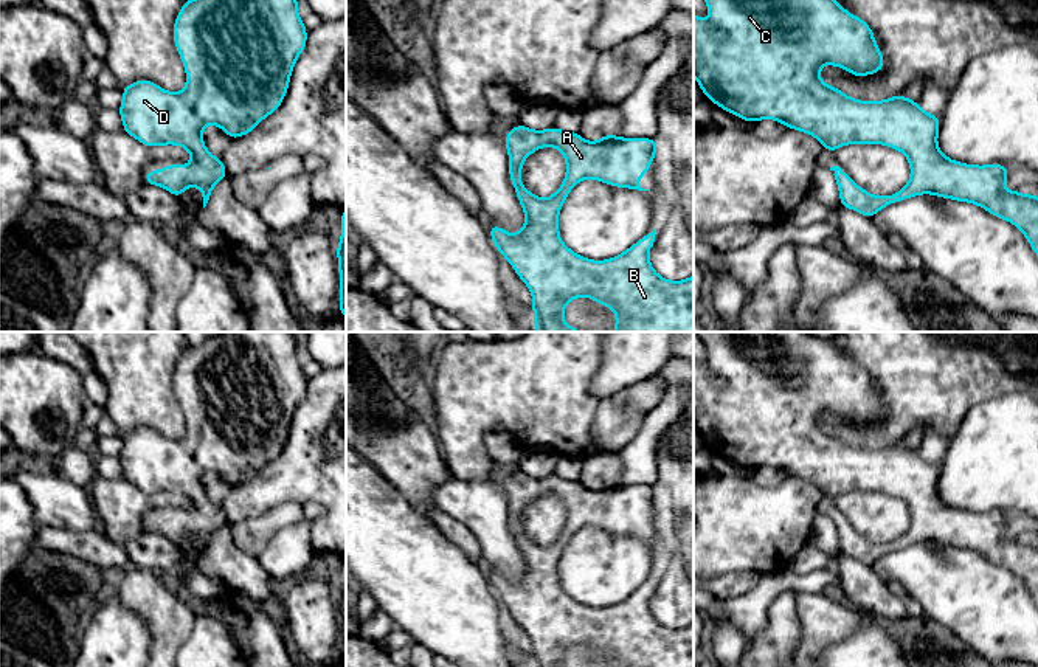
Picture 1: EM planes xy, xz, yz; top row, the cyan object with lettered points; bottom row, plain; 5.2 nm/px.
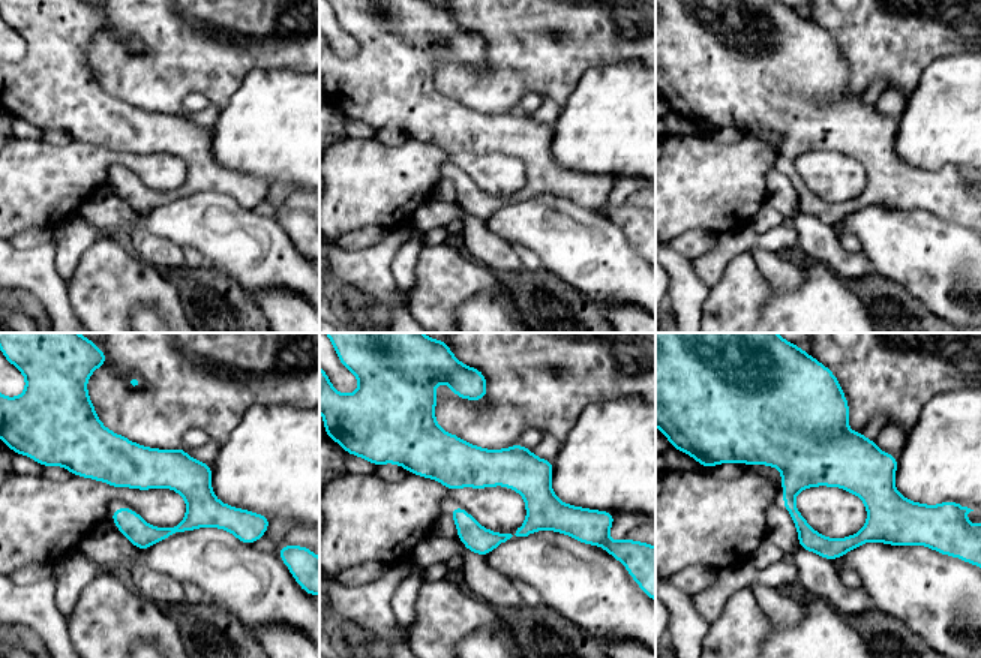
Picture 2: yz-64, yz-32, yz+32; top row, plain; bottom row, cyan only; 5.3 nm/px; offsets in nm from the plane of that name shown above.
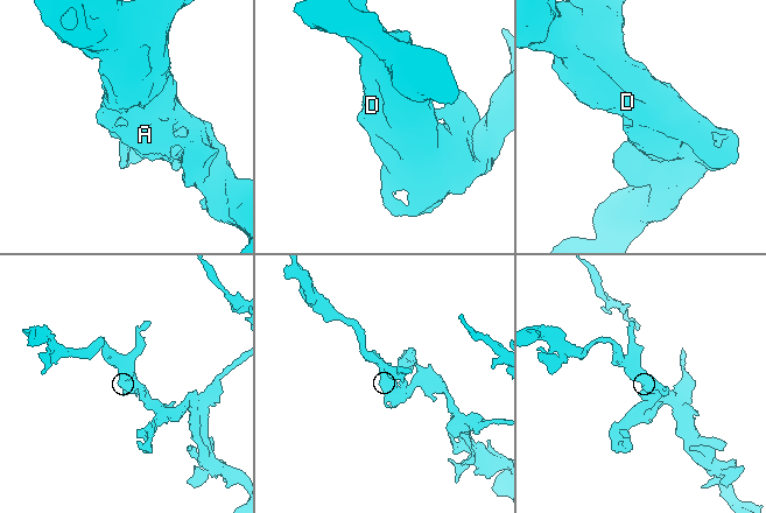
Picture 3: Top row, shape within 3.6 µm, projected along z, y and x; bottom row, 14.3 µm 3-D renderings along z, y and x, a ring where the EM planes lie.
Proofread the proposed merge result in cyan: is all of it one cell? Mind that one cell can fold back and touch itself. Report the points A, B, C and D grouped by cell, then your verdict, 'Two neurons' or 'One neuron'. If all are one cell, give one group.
Groups: A B C D. One neuron

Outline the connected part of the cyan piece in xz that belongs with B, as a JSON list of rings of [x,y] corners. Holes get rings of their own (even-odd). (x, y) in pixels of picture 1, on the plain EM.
[[[518,470],[504,482],[504,493],[509,503],[509,529],[524,558],[526,569],[517,582],[495,571],[489,572],[487,579],[501,605],[509,608],[517,624],[531,638],[535,667],[563,667],[566,650],[580,644],[610,655],[616,667],[694,667],[694,622],[684,628],[669,628],[659,624],[649,608],[656,575],[628,597],[605,608],[579,603],[563,591],[559,582],[559,560],[571,537],[582,527],[594,526],[610,534],[650,540],[650,537],[642,537],[638,527],[650,518],[655,501],[661,495],[658,487],[607,481],[591,490],[577,479],[560,478],[555,473],[534,478]],[[541,495],[557,495],[566,509],[565,526],[548,546],[534,543],[521,529],[524,507]]]

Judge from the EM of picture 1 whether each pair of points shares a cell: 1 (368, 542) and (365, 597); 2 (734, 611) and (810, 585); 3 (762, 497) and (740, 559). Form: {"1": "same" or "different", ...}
{"1": "different", "2": "same", "3": "same"}

